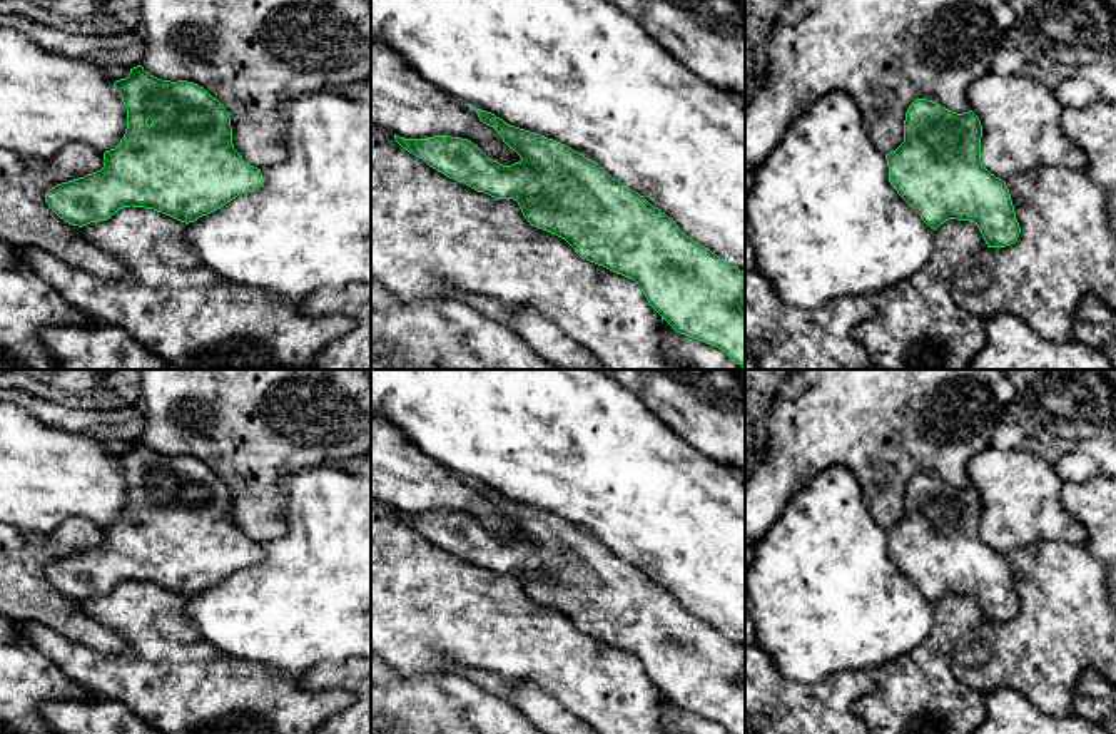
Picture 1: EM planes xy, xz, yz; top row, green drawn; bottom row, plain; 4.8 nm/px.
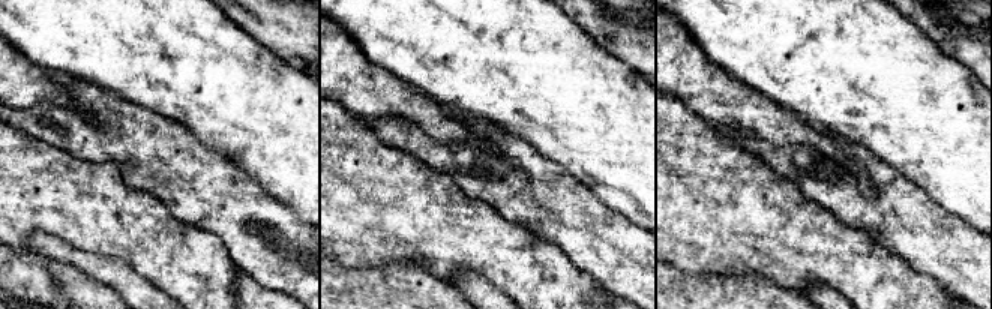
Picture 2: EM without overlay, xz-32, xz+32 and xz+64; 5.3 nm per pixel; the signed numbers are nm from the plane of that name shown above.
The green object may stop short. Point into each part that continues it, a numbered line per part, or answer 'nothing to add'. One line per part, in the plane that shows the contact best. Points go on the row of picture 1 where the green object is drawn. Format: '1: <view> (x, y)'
nothing to add

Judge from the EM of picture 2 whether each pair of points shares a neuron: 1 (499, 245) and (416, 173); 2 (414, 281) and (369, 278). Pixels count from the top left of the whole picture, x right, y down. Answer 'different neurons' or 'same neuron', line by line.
1: same neuron
2: same neuron

